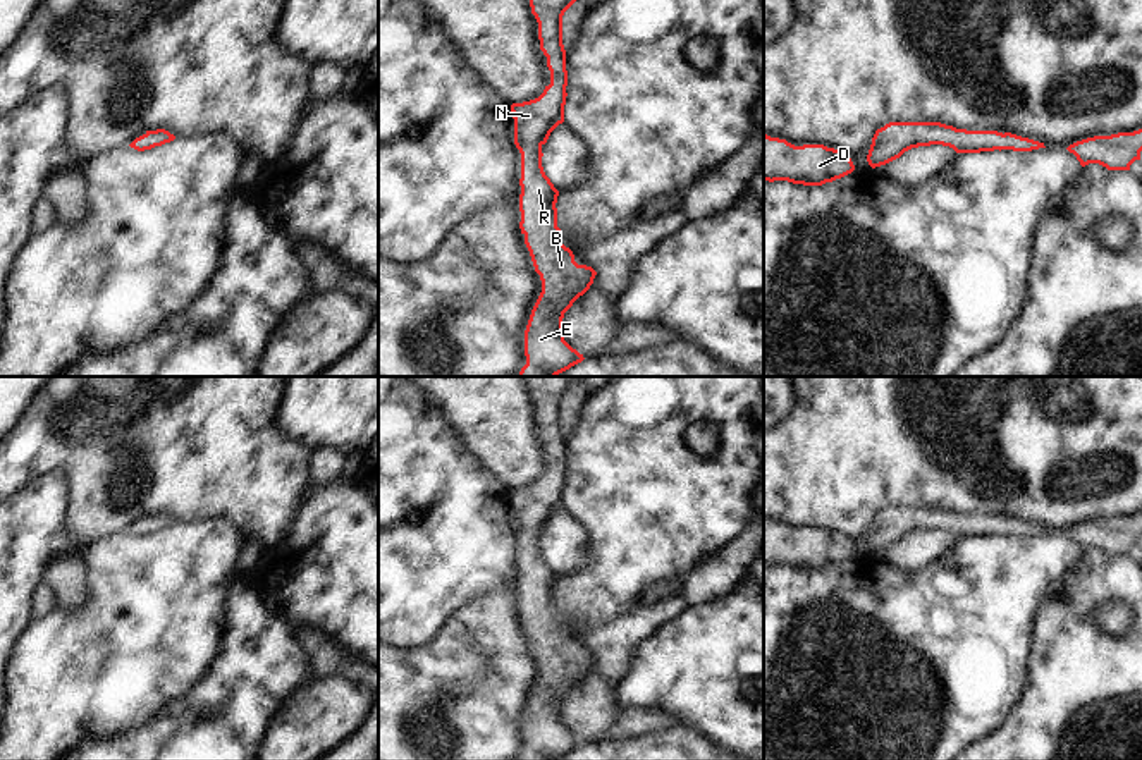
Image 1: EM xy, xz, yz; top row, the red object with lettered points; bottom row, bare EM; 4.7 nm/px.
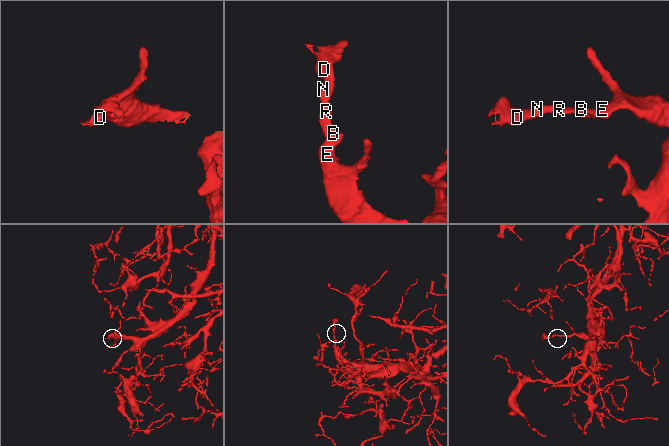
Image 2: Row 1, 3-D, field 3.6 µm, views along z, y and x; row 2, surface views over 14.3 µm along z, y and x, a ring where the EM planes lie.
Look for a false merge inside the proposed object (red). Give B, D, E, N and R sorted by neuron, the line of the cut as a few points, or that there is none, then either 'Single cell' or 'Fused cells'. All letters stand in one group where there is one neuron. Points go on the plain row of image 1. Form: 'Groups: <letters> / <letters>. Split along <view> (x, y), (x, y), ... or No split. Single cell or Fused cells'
Groups: B D E N R. No split. Single cell.

